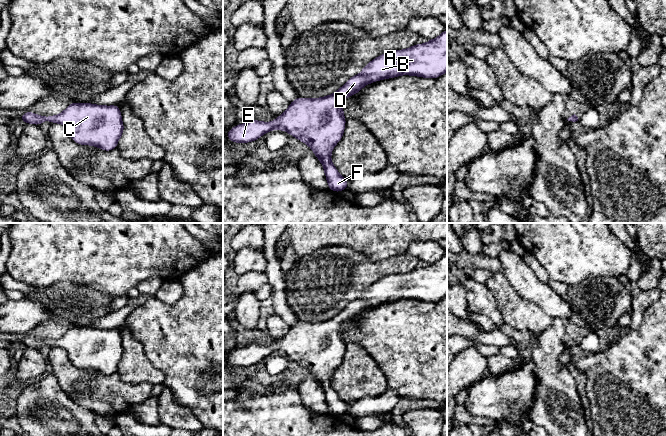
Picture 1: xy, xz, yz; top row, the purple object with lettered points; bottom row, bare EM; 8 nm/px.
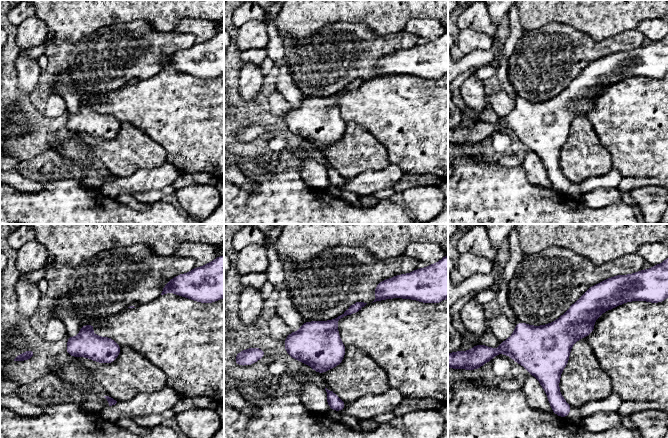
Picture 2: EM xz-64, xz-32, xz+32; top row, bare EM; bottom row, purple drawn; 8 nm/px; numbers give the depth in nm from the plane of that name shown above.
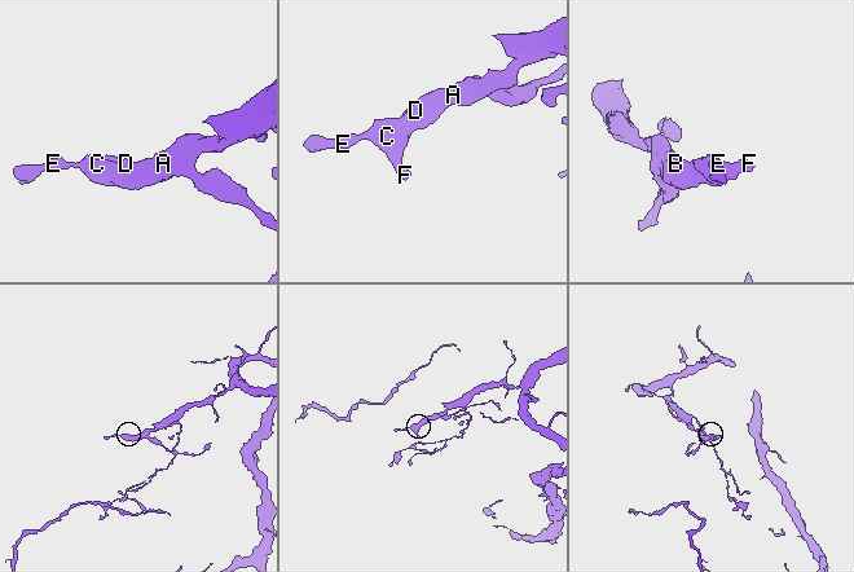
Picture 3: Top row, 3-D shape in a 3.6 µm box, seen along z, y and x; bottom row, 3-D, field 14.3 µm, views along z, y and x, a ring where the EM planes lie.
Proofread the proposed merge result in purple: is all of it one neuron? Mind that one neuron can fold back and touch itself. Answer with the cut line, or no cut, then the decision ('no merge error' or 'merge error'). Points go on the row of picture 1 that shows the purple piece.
cut none; no merge error

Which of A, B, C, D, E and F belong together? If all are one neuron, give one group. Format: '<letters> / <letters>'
A B C D E F

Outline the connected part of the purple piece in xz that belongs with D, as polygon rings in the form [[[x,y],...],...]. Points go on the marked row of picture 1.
[[[447,29],[437,38],[429,40],[425,44],[416,44],[405,50],[392,50],[381,54],[363,67],[360,74],[348,79],[340,89],[329,96],[296,98],[290,103],[287,110],[273,122],[252,120],[239,124],[227,132],[227,137],[232,142],[248,143],[257,140],[271,130],[284,130],[313,150],[315,156],[323,165],[325,177],[328,181],[328,189],[341,192],[347,188],[349,180],[342,177],[332,164],[331,153],[333,147],[339,143],[344,133],[346,119],[343,114],[343,99],[358,93],[365,85],[382,79],[401,75],[438,78],[445,72],[447,72]]]

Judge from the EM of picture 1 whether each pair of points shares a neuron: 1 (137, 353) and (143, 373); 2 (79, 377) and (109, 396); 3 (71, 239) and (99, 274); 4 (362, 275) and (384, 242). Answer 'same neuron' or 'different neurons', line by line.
1: same neuron
2: same neuron
3: same neuron
4: different neurons

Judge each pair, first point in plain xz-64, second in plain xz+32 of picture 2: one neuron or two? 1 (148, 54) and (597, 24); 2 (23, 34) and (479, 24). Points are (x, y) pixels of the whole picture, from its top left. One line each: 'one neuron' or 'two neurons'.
1: two neurons
2: two neurons

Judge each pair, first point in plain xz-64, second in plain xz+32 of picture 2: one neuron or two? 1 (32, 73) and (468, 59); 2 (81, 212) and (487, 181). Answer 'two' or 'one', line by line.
1: two
2: one

